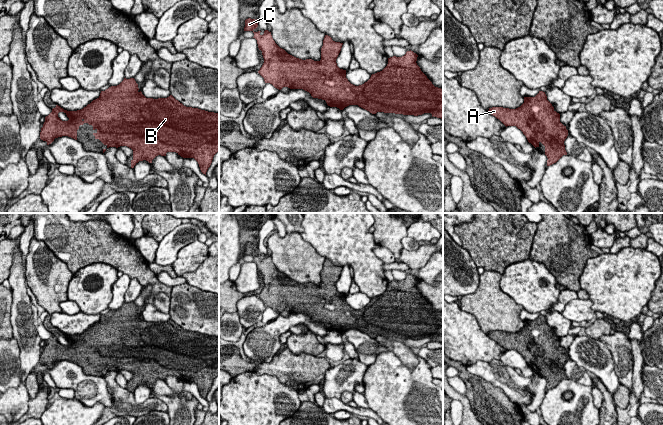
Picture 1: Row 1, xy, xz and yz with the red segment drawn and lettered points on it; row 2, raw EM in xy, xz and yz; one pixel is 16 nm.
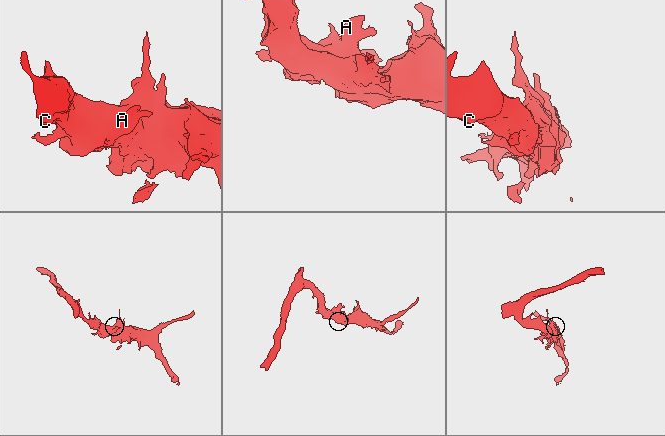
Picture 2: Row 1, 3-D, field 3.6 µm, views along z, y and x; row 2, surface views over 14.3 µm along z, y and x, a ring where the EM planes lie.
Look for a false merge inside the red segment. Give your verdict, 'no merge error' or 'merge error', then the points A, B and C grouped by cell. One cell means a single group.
no merge error | A B C

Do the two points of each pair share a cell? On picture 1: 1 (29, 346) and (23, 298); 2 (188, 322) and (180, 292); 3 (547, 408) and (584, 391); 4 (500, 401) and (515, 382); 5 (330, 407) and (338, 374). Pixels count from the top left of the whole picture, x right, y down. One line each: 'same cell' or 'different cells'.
1: same cell
2: same cell
3: same cell
4: different cells
5: different cells

